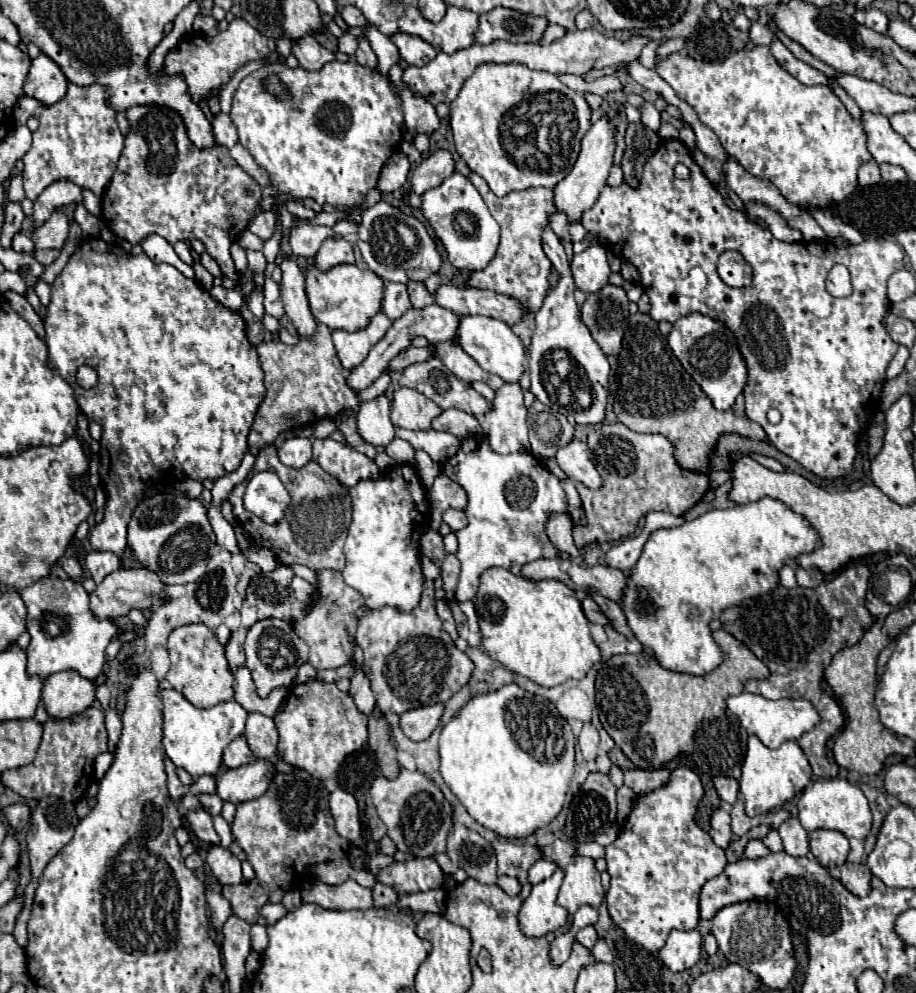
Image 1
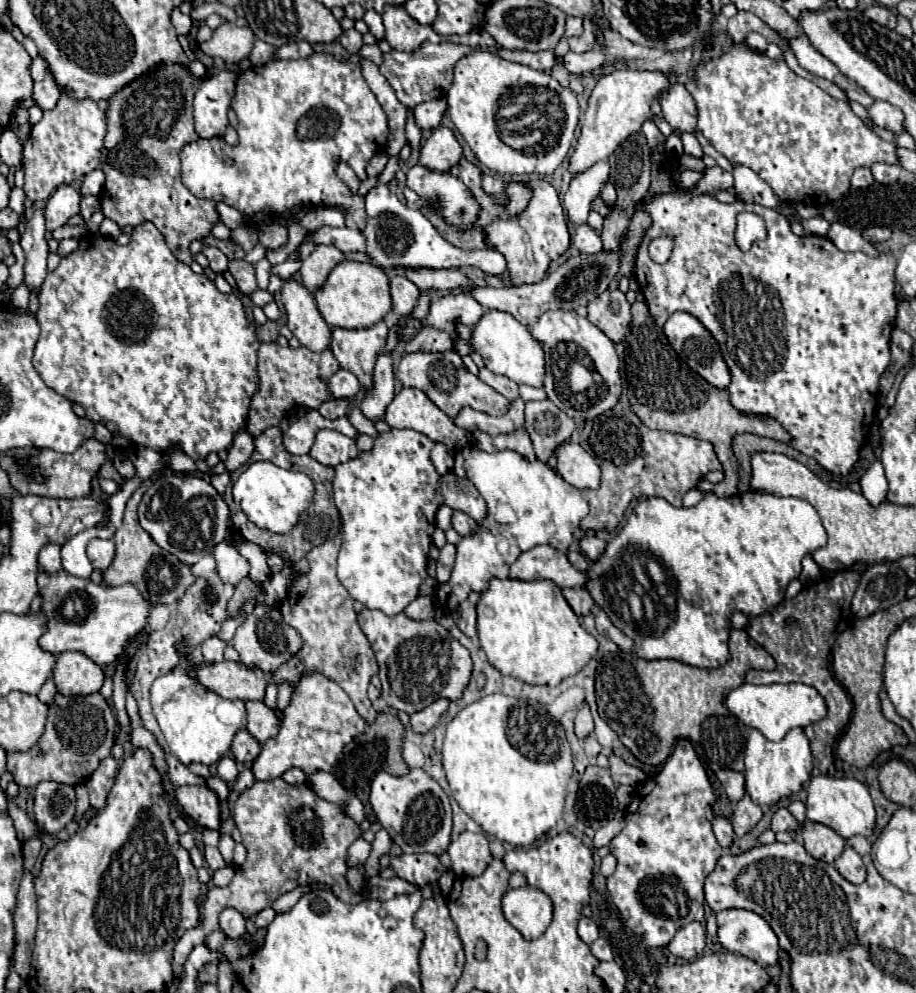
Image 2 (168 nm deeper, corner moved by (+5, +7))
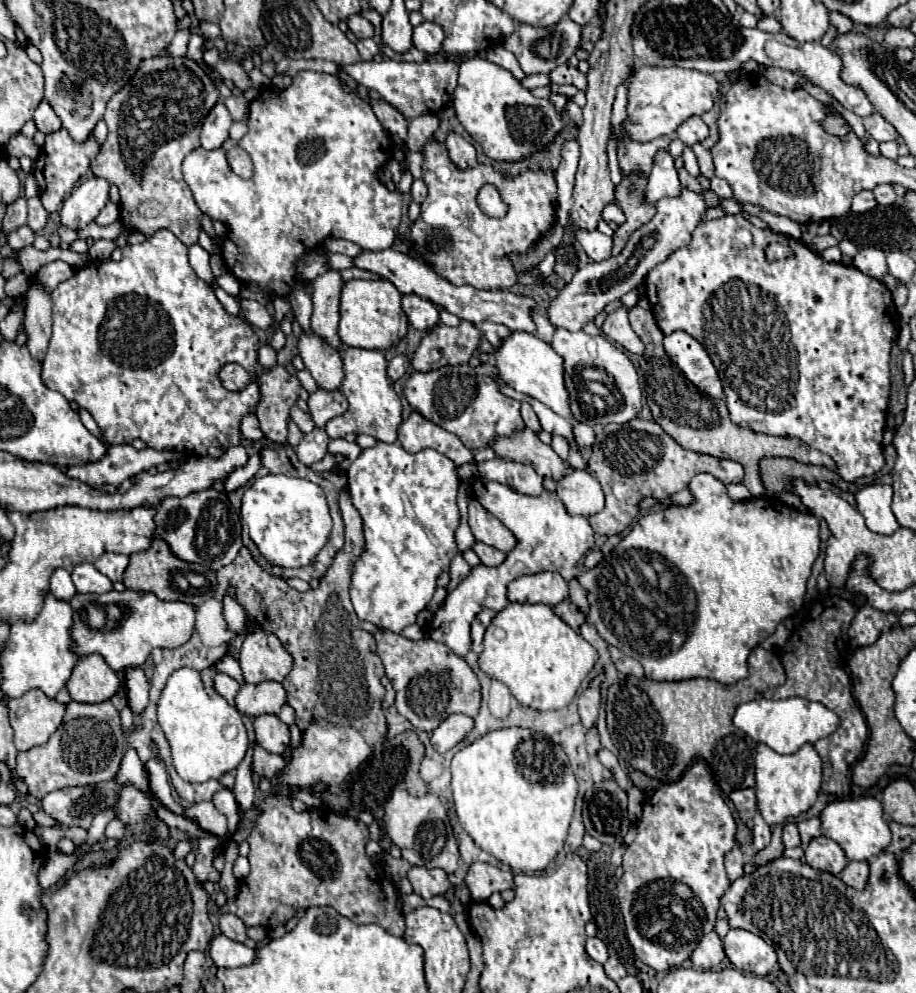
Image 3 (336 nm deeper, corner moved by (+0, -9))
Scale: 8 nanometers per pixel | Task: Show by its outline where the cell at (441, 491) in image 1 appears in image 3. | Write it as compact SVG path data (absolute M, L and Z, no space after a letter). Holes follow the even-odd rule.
M472 500L468 504L468 524L476 540L482 540L484 544L490 544L502 552L508 552L514 546L514 536L510 536L510 530L490 512L478 504L478 500Z

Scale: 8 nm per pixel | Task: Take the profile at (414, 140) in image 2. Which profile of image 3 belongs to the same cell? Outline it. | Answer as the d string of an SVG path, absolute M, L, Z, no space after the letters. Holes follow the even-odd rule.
M408 152L408 154L406 154L406 164L408 164L408 170L412 172L412 176L414 176L414 178L420 178L422 152Z

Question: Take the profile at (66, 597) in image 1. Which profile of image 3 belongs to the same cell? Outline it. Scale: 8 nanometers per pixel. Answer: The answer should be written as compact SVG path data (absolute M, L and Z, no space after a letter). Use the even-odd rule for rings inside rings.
M112 590L106 594L76 594L70 600L70 606L74 610L70 650L78 658L100 654L114 672L142 666L152 648L182 646L194 632L194 606L162 602L146 592Z

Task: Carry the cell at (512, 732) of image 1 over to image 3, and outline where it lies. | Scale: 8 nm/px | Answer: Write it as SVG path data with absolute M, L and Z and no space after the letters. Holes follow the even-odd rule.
M498 728L452 758L452 796L462 828L482 850L518 872L544 870L556 858L568 836L578 792L562 746L536 736L532 728Z

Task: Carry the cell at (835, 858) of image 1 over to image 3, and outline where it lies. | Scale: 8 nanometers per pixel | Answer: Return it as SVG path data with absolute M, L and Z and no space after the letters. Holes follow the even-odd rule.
M818 836L806 848L806 862L816 870L830 872L836 876L846 868L848 858L834 840L830 840L826 836Z

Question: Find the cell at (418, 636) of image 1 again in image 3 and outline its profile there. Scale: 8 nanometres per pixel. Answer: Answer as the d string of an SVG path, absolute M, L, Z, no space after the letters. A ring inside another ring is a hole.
M376 630L372 634L378 646L376 652L386 668L386 676L396 690L396 710L414 728L432 732L450 714L466 714L472 718L478 714L480 682L466 660L448 650L446 644L430 638L408 640L390 630Z

